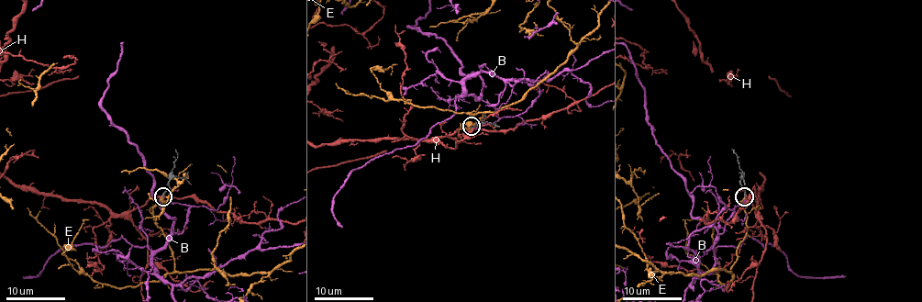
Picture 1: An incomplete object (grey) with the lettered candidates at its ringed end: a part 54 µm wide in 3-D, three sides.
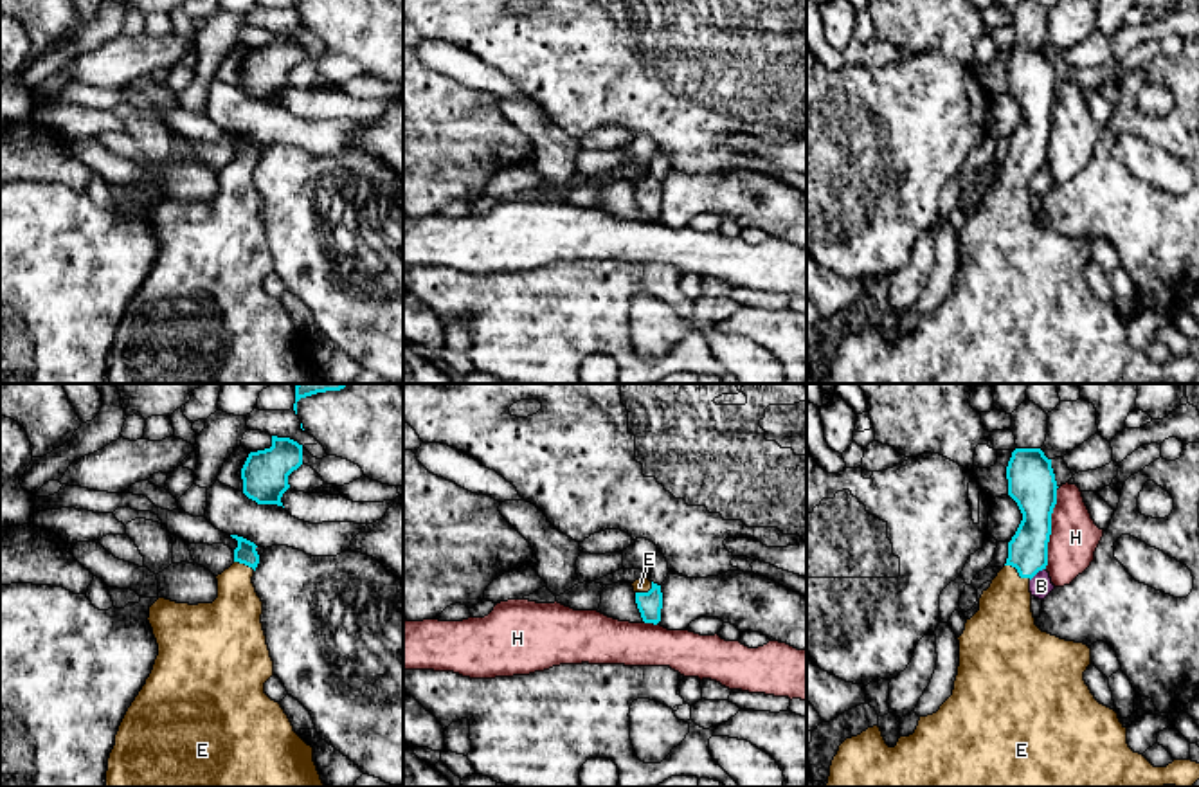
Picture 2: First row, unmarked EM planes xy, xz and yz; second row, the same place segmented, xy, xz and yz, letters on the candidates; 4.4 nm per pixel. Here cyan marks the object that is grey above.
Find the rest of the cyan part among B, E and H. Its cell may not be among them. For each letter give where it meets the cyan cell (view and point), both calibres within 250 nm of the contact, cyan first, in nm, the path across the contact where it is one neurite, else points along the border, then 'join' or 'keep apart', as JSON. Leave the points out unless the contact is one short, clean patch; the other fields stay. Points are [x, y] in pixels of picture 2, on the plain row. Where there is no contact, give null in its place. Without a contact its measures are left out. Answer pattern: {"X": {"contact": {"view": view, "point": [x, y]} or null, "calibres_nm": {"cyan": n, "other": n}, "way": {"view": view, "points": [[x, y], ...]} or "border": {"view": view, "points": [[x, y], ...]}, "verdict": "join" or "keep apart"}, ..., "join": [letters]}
{"B": {"contact": {"view": "yz", "point": [1037, 168]}, "calibres_nm": {"cyan": 180, "other": 100}, "border": {"view": "yz", "points": [[1045, 164], [1030, 177]]}, "verdict": "keep apart"}, "E": {"contact": {"view": "yz", "point": [1018, 168]}, "calibres_nm": {"cyan": 180, "other": 260}, "way": {"view": "yz", "points": [[1028, 144], [1018, 168], [1005, 204], [1005, 222]]}, "verdict": "join"}, "H": {"contact": {"view": "yz", "point": [1050, 126]}, "calibres_nm": {"cyan": 220, "other": 220}, "border": {"view": "yz", "points": [[1057, 87], [1048, 161], [1045, 164]]}, "verdict": "keep apart"}, "join": ["E"]}

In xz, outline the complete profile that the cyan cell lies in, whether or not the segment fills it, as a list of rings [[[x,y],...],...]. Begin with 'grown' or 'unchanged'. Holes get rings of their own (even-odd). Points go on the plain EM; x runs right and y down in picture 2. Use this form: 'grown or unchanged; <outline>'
grown; [[[648,175],[636,176],[632,180],[636,189],[636,200],[645,220],[657,222],[661,218],[663,189],[661,182]]]

